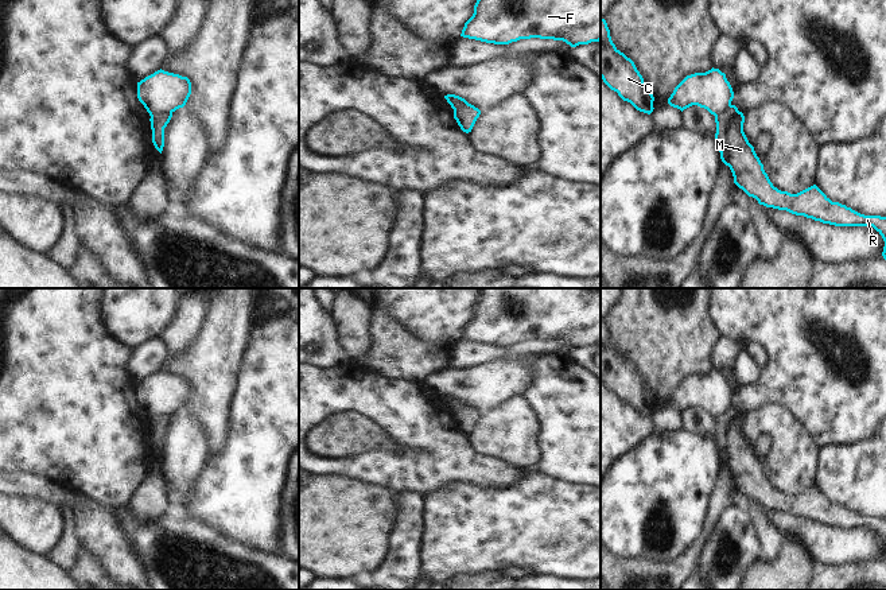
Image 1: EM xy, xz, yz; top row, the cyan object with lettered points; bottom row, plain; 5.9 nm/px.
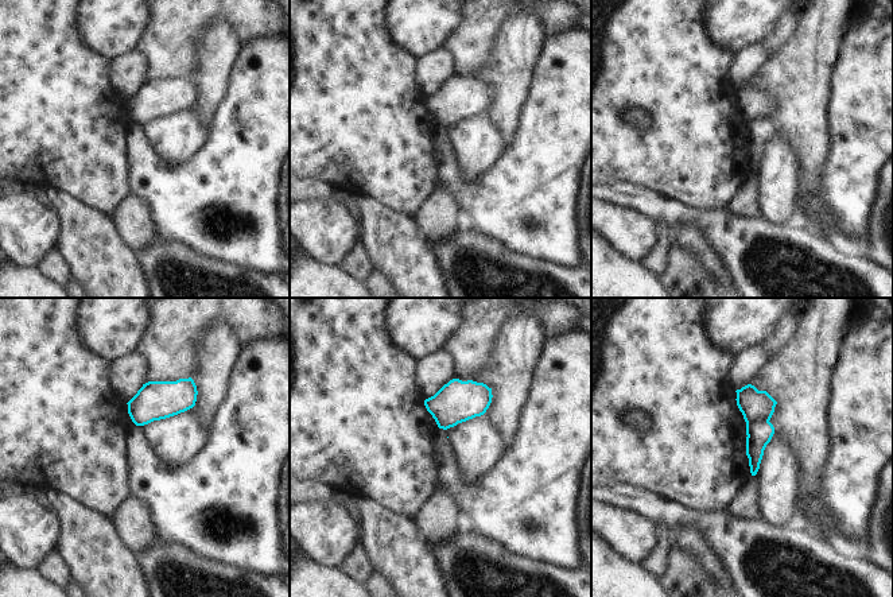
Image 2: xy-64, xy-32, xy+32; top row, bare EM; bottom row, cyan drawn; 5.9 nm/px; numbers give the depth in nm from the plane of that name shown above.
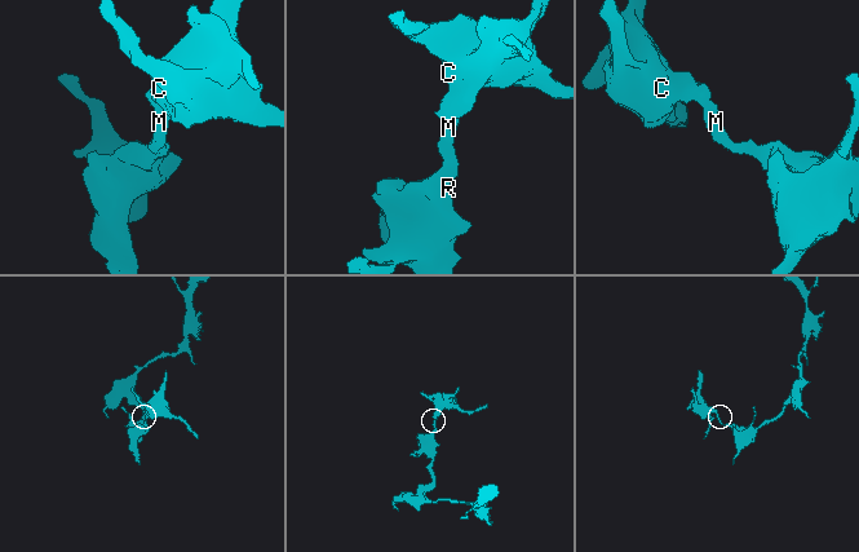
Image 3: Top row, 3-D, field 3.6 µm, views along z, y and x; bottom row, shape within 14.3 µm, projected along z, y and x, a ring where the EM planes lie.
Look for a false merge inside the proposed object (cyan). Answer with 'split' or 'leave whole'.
split

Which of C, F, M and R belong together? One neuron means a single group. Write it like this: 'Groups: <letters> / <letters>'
Groups: C F / M R

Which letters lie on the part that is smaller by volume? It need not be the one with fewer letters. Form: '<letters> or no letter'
C, F

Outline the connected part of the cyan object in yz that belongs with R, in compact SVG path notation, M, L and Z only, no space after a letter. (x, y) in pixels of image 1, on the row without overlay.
M735 407L715 418L715 445L722 463L730 469L734 485L759 506L786 512L823 525L835 528L873 528L883 540L882 558L886 562L886 519L864 517L846 506L832 504L816 486L790 496L773 488L763 466L749 445L745 434L745 418Z

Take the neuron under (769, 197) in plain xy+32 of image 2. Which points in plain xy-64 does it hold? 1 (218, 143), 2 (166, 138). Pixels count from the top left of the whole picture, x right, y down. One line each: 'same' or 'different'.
1: different
2: same

